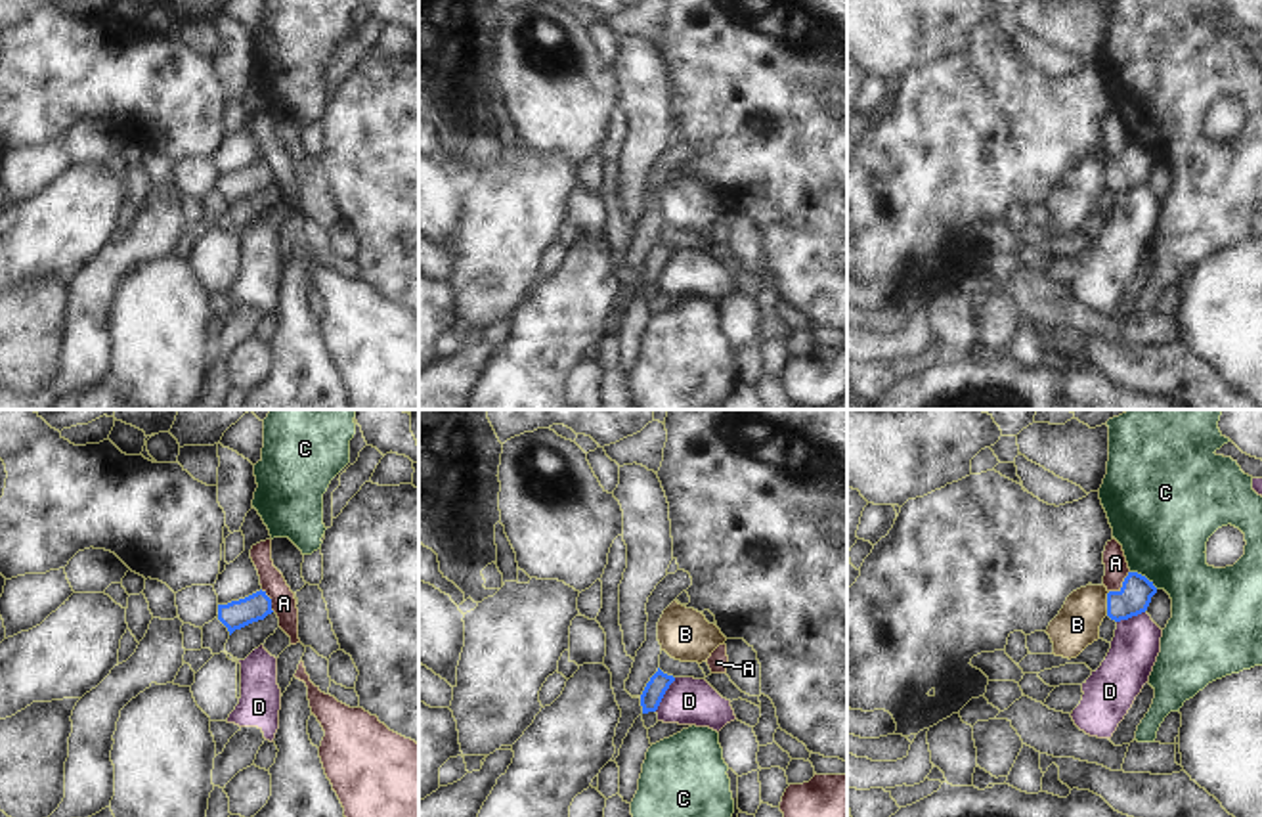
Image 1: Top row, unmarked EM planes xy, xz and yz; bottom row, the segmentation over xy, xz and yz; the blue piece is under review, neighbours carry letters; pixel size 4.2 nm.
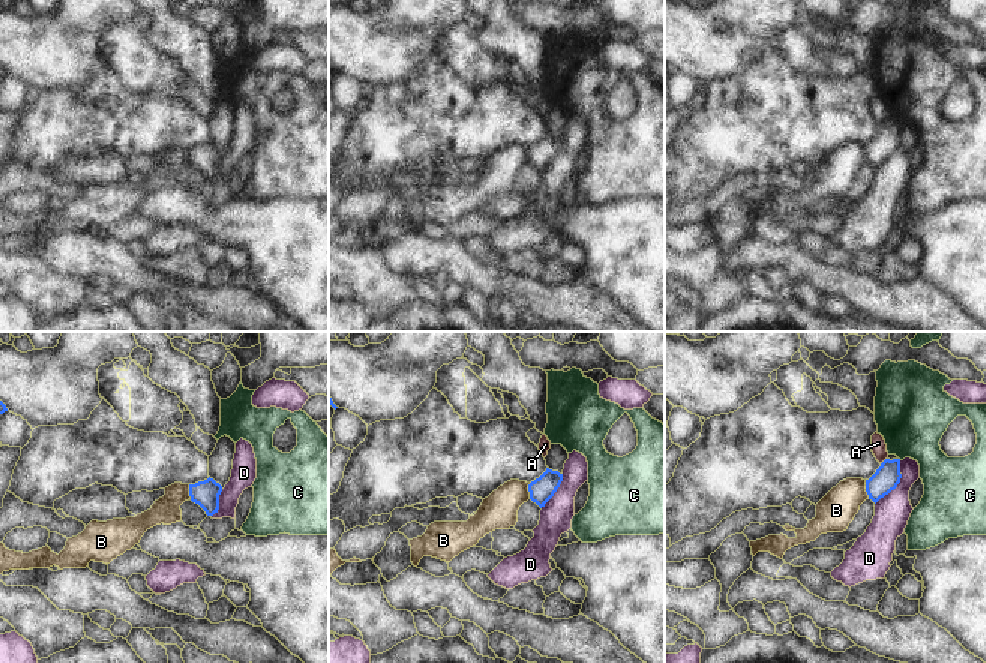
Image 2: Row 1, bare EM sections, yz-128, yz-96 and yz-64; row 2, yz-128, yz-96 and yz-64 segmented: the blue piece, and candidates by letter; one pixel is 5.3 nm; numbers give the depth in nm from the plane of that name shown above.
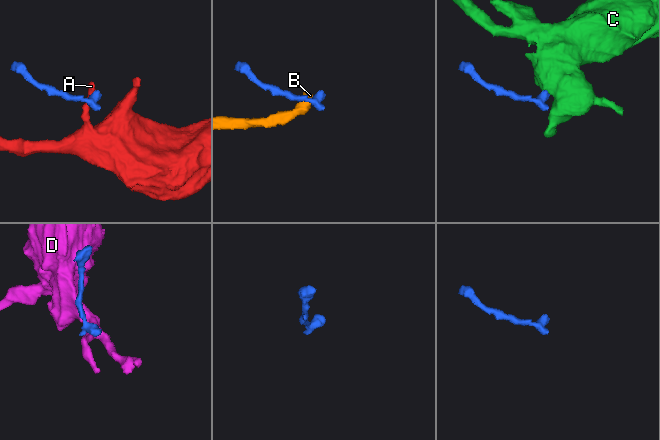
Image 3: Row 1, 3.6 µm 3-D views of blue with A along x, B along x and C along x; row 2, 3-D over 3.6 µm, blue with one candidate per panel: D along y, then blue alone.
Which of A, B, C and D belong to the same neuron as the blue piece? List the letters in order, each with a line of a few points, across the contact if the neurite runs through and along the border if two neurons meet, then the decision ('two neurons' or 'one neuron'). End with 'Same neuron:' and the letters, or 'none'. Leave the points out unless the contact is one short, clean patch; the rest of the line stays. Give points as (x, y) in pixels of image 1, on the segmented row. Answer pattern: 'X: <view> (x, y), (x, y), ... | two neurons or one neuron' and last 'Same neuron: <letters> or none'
A: yz (1129, 571), (1123, 584), (1109, 592) | two neurons
B: yz (1109, 592), (1106, 615) | two neurons
C: yz (1131, 571), (1146, 576), (1157, 588) | two neurons
D: xz (675, 678), (654, 710) | two neurons
Same neuron: none

